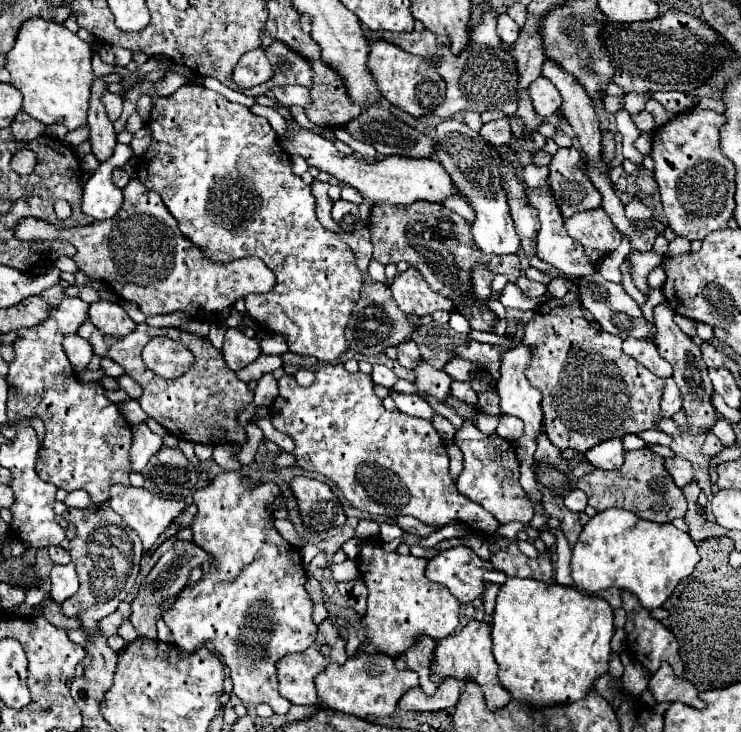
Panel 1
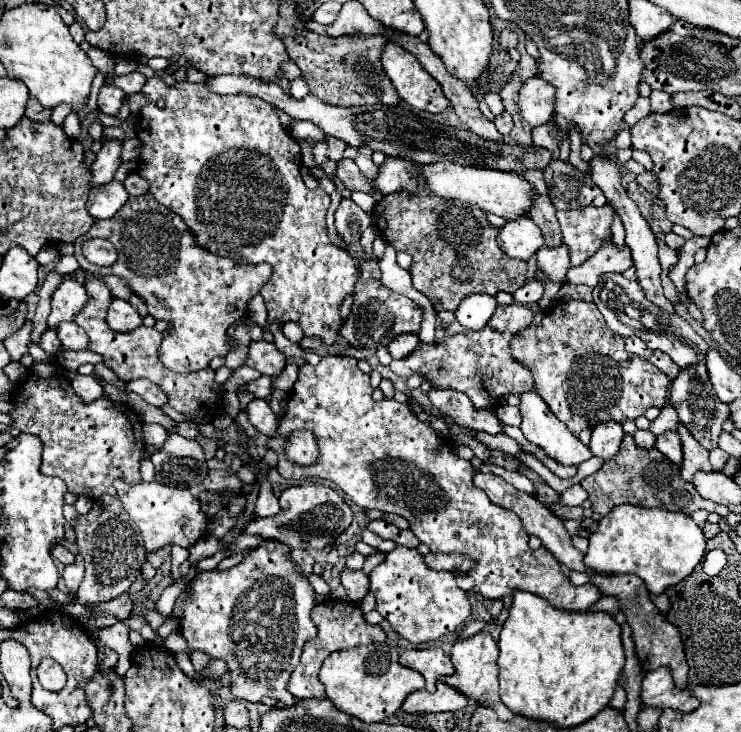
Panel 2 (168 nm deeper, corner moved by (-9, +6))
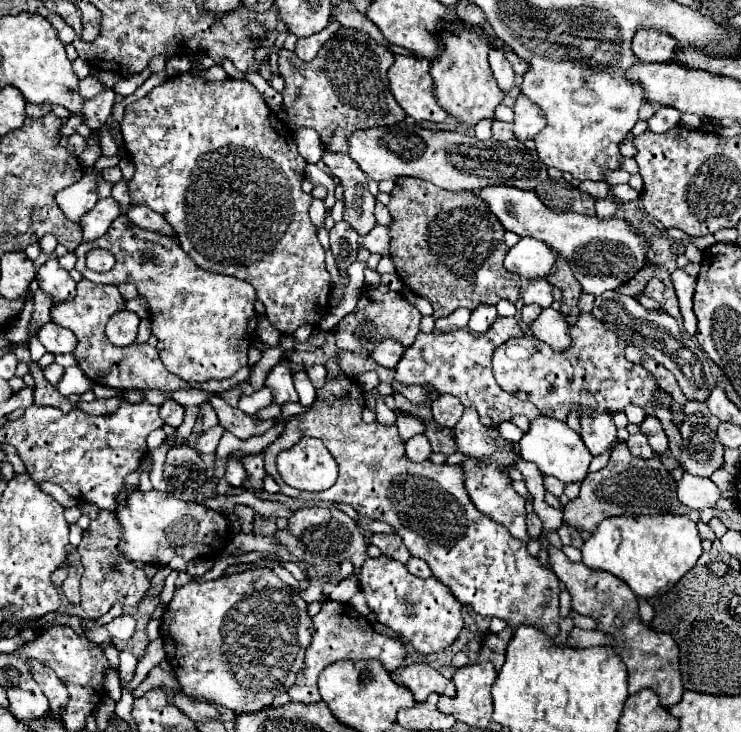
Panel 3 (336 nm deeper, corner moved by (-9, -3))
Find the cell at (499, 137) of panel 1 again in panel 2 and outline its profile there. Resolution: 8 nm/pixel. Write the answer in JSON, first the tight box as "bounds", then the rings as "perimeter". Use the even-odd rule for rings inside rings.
{"bounds":[494,111,514,137],"perimeter":[[[504,111],[502,115],[498,115],[496,117],[496,121],[494,121],[494,125],[496,125],[496,129],[506,137],[510,131],[512,131],[512,127],[514,127],[514,123],[512,123],[512,117]]]}

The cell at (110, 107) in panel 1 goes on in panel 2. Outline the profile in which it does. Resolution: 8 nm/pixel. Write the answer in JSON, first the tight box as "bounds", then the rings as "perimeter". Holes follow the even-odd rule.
{"bounds":[98,85,124,115],"perimeter":[[[104,85],[100,89],[100,95],[98,95],[98,107],[102,109],[102,113],[106,115],[116,115],[122,107],[122,101],[124,101],[124,91],[120,91],[118,87],[114,85]]]}

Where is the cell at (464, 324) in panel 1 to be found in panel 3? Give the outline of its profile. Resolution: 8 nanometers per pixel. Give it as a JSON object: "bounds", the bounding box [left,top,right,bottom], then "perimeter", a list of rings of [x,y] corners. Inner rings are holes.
{"bounds":[468,306,496,332],"perimeter":[[[478,306],[468,322],[468,328],[472,332],[486,332],[496,320],[496,308],[494,306]]]}

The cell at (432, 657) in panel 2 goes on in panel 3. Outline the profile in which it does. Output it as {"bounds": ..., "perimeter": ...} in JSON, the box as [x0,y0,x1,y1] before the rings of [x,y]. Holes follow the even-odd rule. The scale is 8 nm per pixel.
{"bounds":[390,664,456,702],"perimeter":[[[412,664],[412,666],[398,668],[396,672],[390,674],[390,678],[396,684],[406,686],[414,694],[416,702],[426,700],[426,696],[432,692],[436,692],[440,696],[452,696],[456,692],[452,680],[444,678],[430,664]]]}

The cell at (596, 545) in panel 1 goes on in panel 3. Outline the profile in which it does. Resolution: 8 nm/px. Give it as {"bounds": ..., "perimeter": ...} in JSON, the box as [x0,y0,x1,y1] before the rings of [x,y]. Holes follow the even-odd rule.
{"bounds":[580,514,702,598],"perimeter":[[[658,514],[658,516],[618,516],[618,518],[606,518],[598,524],[598,528],[590,534],[588,540],[584,540],[580,552],[582,552],[582,564],[596,570],[596,572],[610,572],[622,582],[630,586],[630,590],[636,596],[652,598],[660,592],[666,592],[672,588],[700,558],[702,554],[702,540],[698,536],[698,526],[688,518],[680,514]]]}

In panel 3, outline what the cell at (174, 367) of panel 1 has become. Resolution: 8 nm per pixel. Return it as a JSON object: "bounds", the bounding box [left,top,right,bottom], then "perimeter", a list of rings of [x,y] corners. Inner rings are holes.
{"bounds":[74,216,256,382],"perimeter":[[[118,216],[112,222],[112,228],[108,228],[108,232],[102,238],[94,242],[82,242],[74,252],[78,256],[76,270],[80,270],[86,280],[96,282],[96,284],[112,284],[112,286],[118,286],[122,282],[132,282],[138,288],[140,296],[148,300],[152,332],[158,338],[156,350],[160,354],[162,364],[178,378],[186,382],[224,380],[224,378],[232,378],[242,366],[248,364],[246,354],[248,354],[250,344],[256,340],[256,312],[254,312],[256,292],[252,290],[248,282],[232,278],[232,276],[212,274],[198,268],[190,260],[190,256],[180,248],[176,236],[168,238],[156,232],[146,232],[134,226],[128,220],[128,216]],[[92,248],[104,248],[114,254],[116,264],[110,272],[92,272],[86,266],[86,252]]]}

